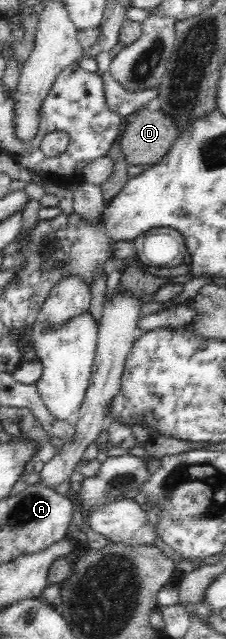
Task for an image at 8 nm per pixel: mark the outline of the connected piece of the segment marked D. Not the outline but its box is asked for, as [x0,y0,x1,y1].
[121,108,178,168]

